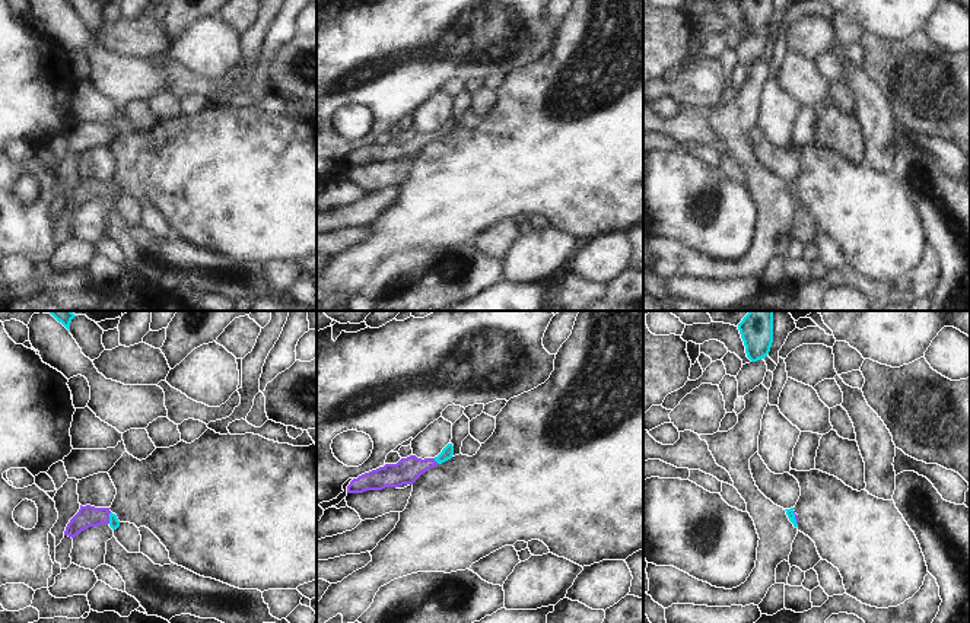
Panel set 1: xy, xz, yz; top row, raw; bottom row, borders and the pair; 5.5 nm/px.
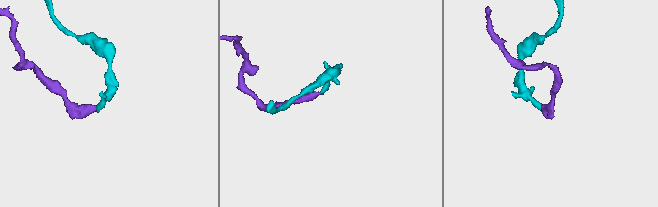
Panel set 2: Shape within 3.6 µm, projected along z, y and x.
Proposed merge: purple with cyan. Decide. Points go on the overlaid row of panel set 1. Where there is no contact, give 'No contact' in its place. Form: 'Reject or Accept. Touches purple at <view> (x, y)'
Accept. Touches purple at xy (108, 518).

